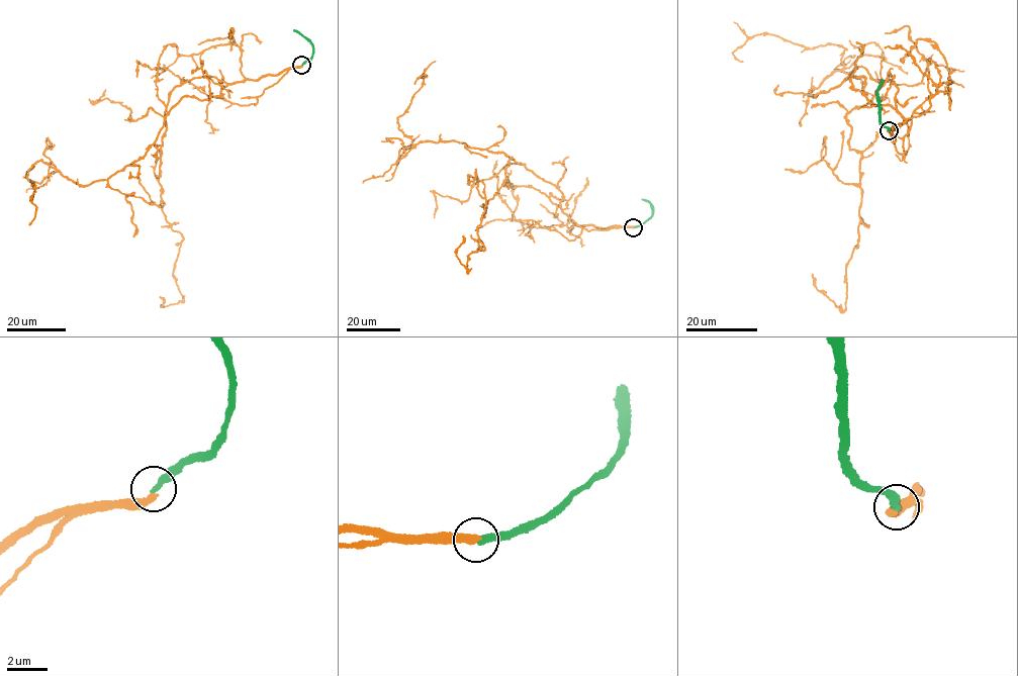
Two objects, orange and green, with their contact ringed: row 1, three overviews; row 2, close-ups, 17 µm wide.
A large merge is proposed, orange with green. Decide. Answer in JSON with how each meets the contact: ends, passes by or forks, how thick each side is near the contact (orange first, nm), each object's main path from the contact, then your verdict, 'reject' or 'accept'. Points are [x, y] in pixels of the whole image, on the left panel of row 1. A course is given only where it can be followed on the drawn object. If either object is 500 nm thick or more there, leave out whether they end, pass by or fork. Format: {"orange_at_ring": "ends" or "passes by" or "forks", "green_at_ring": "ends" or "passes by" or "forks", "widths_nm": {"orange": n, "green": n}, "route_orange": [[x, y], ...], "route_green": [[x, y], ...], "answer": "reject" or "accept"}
{"orange_at_ring": "ends", "green_at_ring": "ends", "widths_nm": {"orange": 360, "green": 320}, "route_orange": [[301, 65], [184, 97], [146, 154], [106, 180], [78, 184], [35, 162], [29, 222]], "route_green": [[301, 65], [310, 59], [312, 44], [293, 29]], "answer": "reject"}

